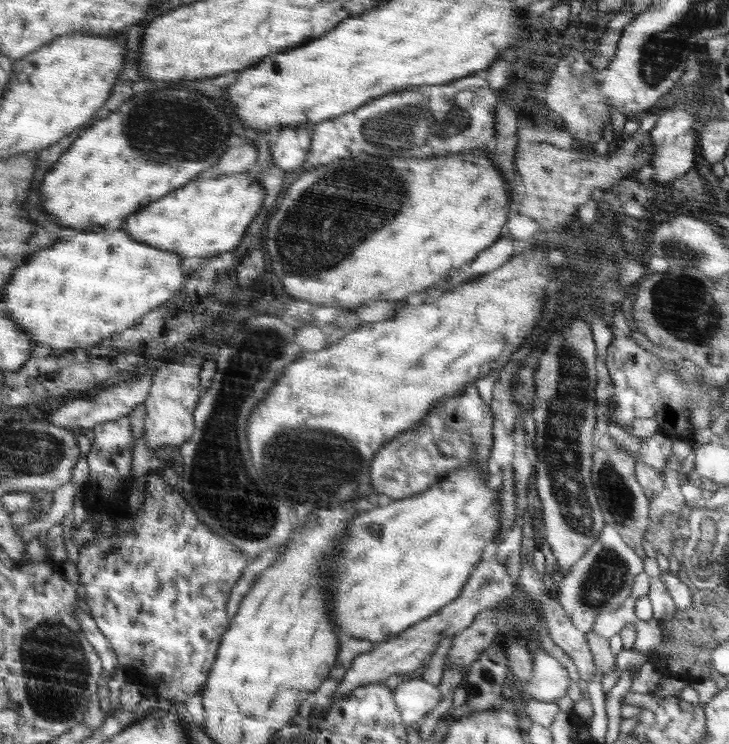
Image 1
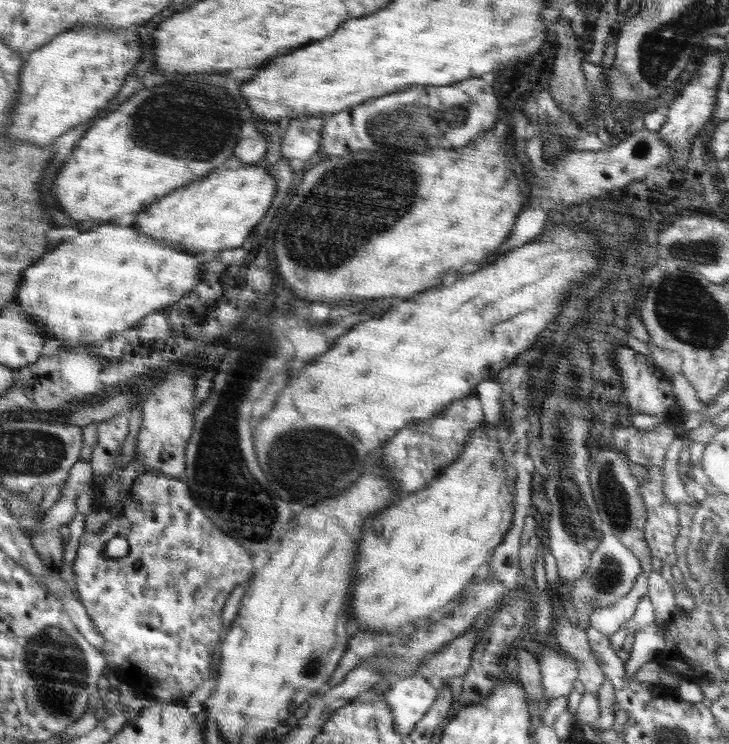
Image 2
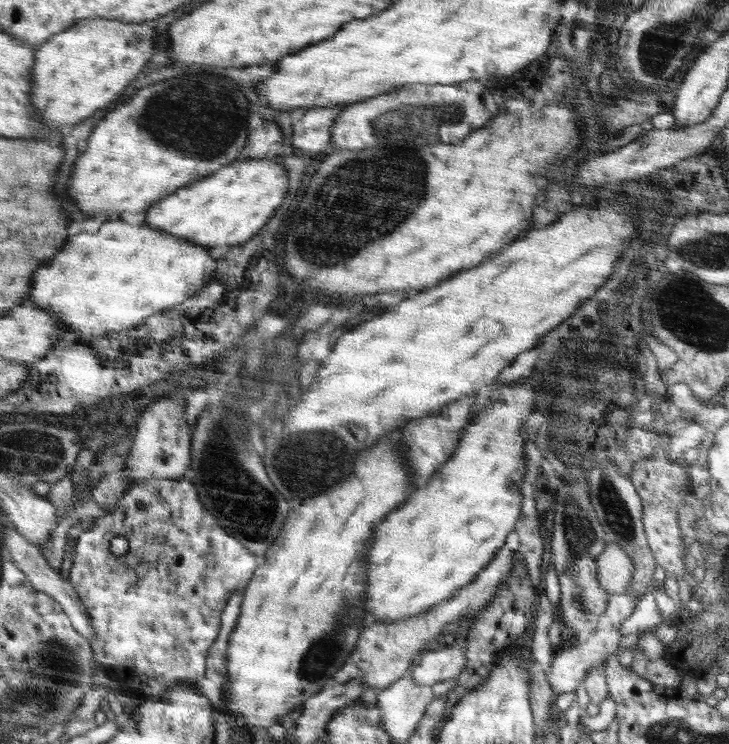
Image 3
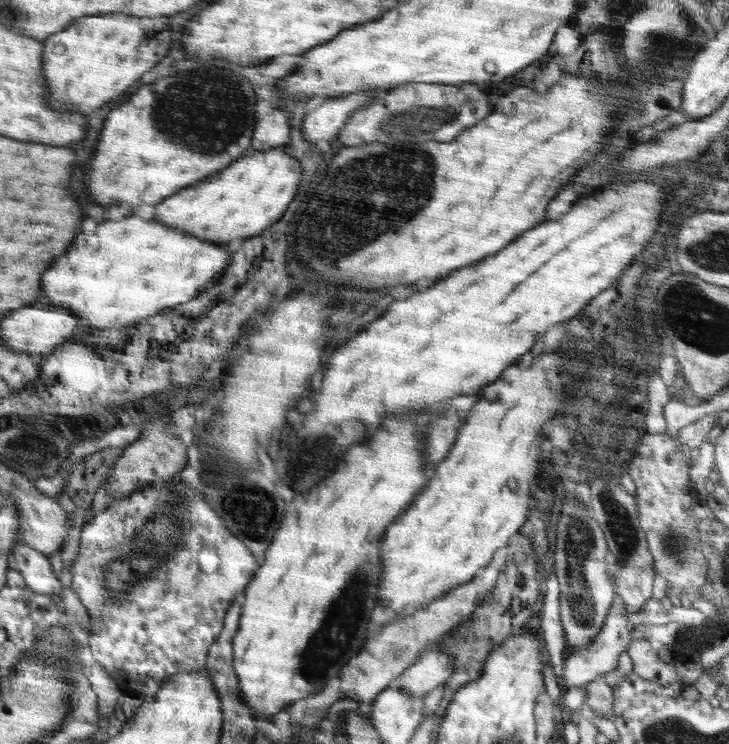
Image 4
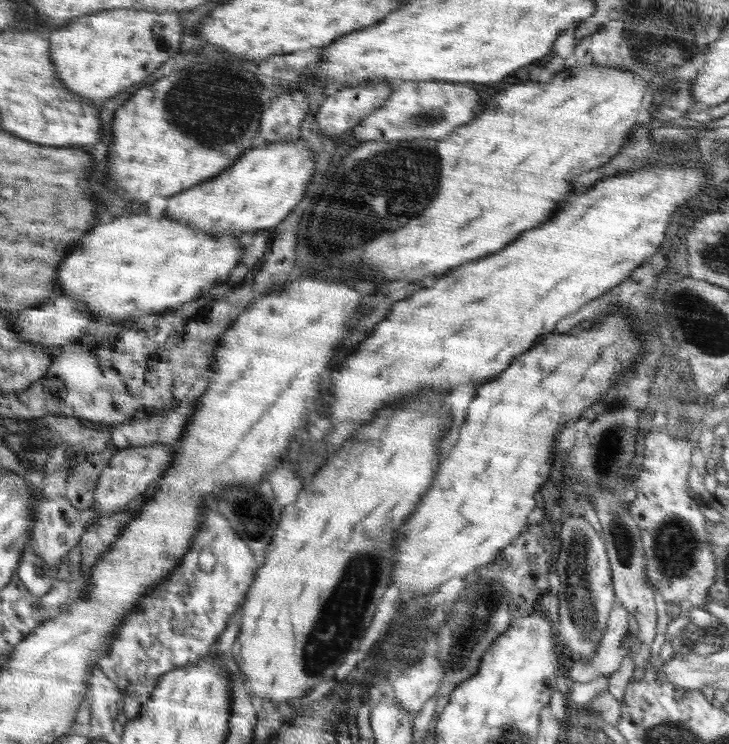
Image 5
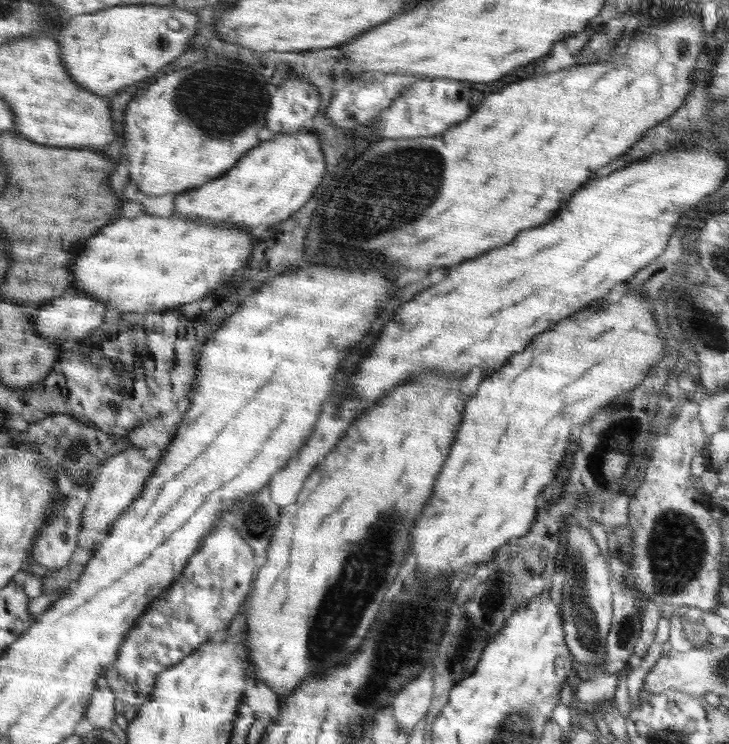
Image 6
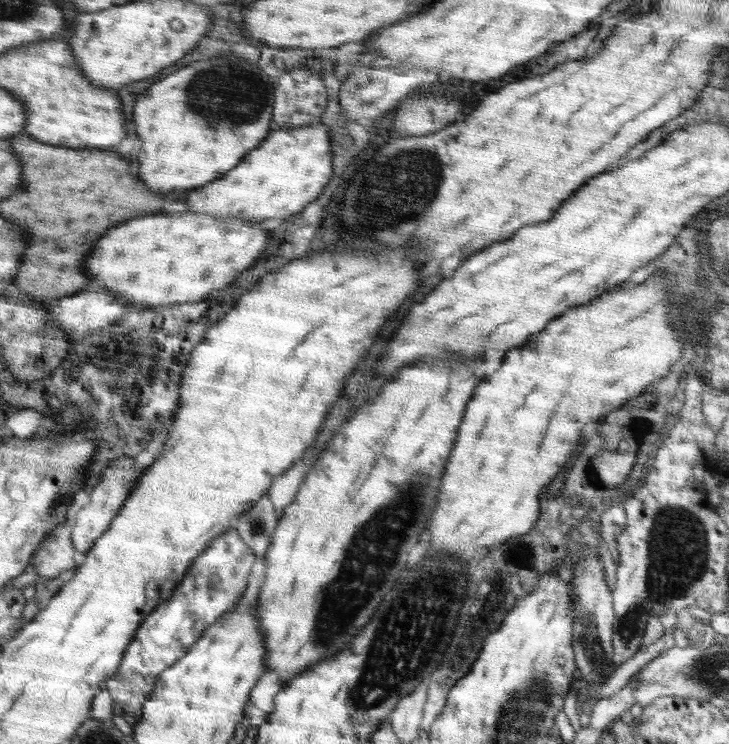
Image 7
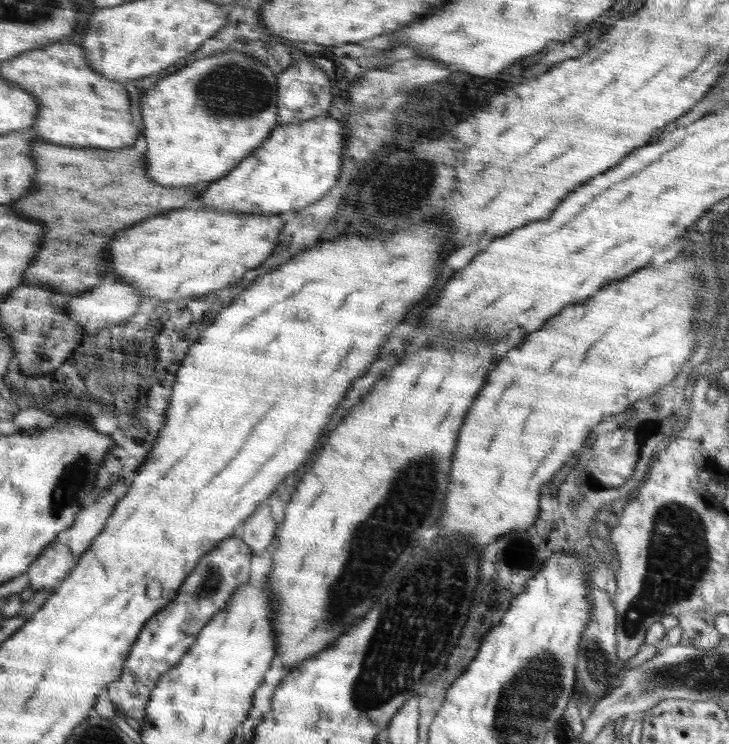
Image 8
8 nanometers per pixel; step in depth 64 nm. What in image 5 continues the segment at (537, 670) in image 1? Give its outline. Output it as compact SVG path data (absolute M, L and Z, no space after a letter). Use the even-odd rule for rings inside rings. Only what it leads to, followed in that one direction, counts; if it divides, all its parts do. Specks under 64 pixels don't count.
M615 599L608 618L608 626L606 626L606 632L602 636L601 646L598 647L597 654L588 660L571 656L569 667L572 666L572 668L570 668L570 676L567 676L568 680L573 681L575 685L591 682L602 676L609 677L619 670L622 660L630 655L631 647L637 642L637 636L637 620L632 613L628 612L628 609L624 608L624 605L618 599Z

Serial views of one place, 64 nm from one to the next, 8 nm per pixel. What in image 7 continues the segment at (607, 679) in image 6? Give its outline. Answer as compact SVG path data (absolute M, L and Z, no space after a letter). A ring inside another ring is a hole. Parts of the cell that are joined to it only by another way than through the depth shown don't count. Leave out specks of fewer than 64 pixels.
M665 628L665 633L648 647L639 647L634 657L626 660L623 664L617 666L617 670L605 681L604 685L596 687L588 686L587 695L592 699L610 698L614 693L619 692L631 680L631 677L641 671L648 662L657 658L662 652L671 650L675 646L674 631Z

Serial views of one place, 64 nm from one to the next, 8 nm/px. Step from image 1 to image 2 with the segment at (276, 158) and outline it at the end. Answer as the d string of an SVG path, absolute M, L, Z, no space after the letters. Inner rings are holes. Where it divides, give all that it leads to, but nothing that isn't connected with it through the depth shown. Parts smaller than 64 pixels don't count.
M308 115L290 122L282 136L280 155L282 159L299 165L314 156L322 142L322 126L326 115Z

